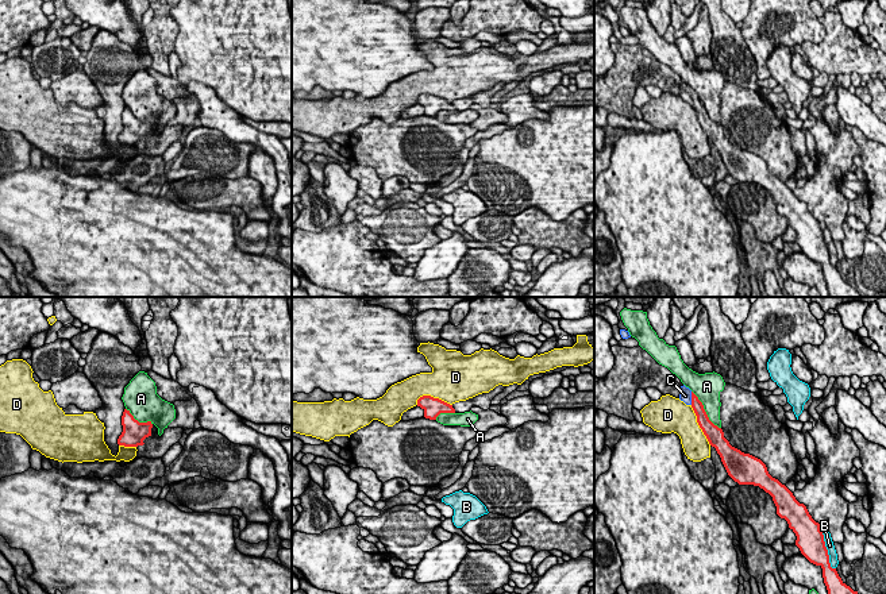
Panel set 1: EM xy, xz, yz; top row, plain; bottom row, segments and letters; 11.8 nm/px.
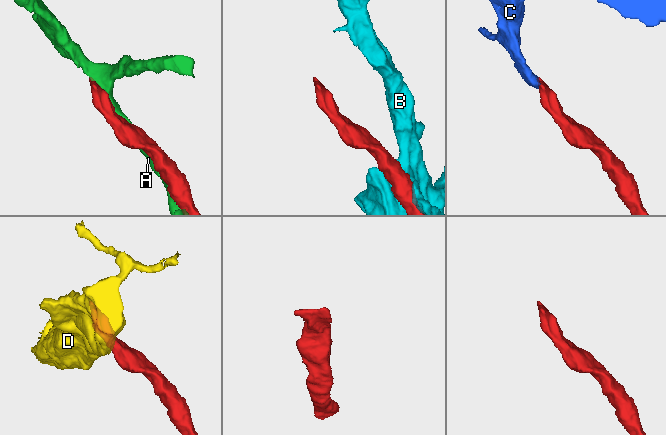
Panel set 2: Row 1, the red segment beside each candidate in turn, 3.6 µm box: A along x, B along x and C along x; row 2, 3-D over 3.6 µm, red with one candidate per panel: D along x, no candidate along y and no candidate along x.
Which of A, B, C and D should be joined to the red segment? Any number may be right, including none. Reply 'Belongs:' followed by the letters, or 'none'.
Belongs: C

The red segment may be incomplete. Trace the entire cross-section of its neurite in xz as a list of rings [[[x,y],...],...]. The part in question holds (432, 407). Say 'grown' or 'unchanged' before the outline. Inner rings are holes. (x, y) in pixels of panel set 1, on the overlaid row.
unchanged | [[[431,396],[420,397],[417,400],[417,406],[424,410],[424,417],[429,420],[436,420],[440,413],[455,413],[452,405]]]

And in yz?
grown | [[[683,385],[679,390],[679,400],[693,408],[700,428],[709,444],[716,448],[728,475],[739,485],[759,486],[773,497],[777,514],[785,518],[789,528],[796,533],[796,545],[801,554],[810,563],[823,568],[828,594],[858,594],[841,580],[836,568],[831,567],[820,524],[812,518],[806,506],[800,504],[785,485],[768,474],[766,464],[760,459],[729,444],[723,429],[709,420],[702,402],[689,387]]]

